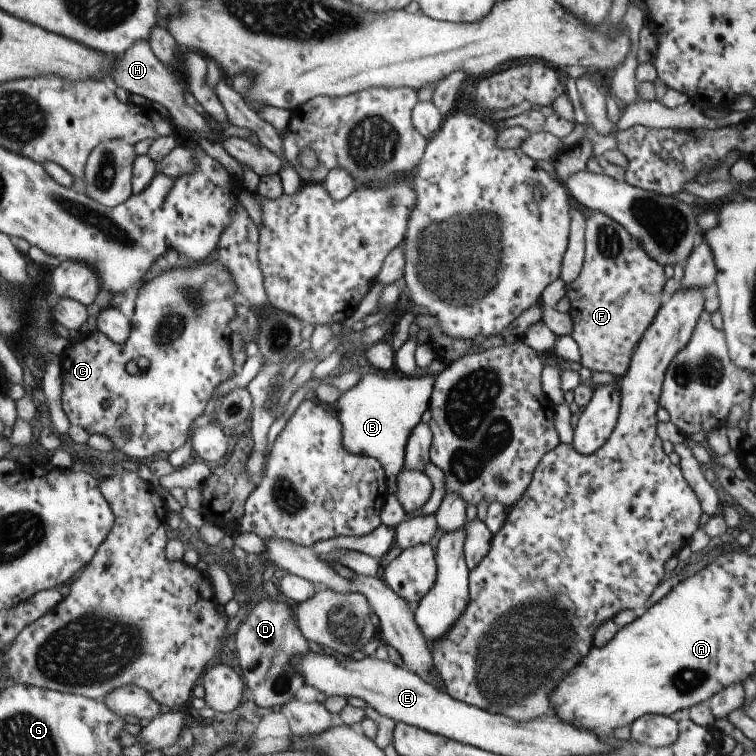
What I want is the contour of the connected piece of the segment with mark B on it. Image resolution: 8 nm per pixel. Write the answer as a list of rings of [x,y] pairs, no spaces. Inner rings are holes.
[[[367,372],[367,374],[361,374],[357,384],[349,388],[347,392],[340,394],[332,405],[336,413],[336,420],[341,426],[341,447],[352,456],[370,457],[377,460],[384,469],[389,494],[395,493],[395,476],[403,468],[406,441],[412,429],[422,421],[421,415],[423,412],[428,410],[429,398],[431,397],[435,382],[436,376],[433,374],[391,378],[391,376],[379,376],[375,372]]]

